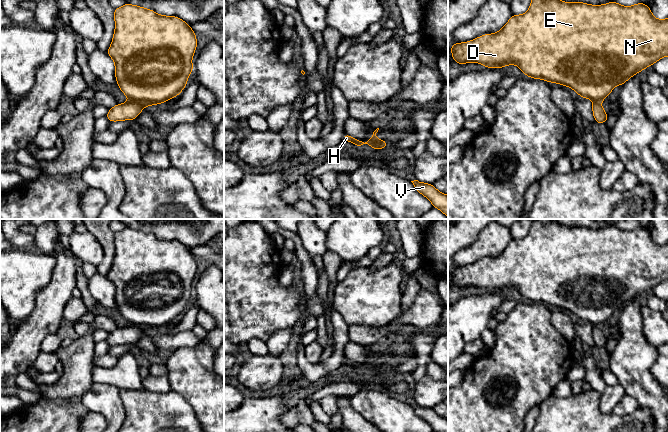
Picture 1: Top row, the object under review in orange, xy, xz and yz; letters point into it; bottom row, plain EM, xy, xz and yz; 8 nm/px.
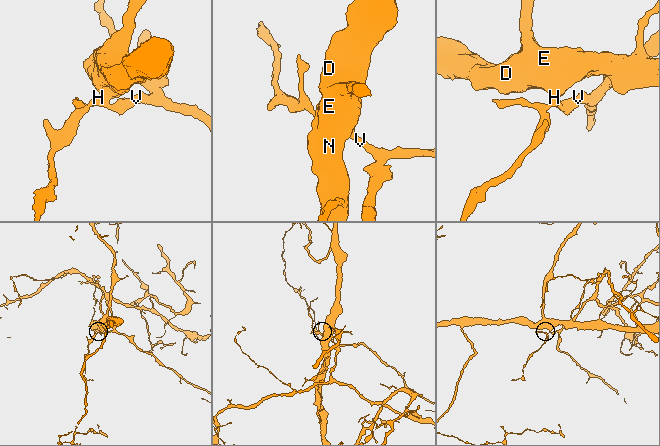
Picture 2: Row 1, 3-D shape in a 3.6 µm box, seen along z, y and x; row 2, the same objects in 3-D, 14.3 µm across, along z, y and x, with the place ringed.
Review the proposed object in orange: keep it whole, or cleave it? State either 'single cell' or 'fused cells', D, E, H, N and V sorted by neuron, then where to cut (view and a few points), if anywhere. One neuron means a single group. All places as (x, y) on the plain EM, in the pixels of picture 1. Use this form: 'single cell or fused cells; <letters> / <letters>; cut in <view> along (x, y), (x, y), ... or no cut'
fused cells; D E N / H V; cut in xy along (131, 324), (139, 327)

